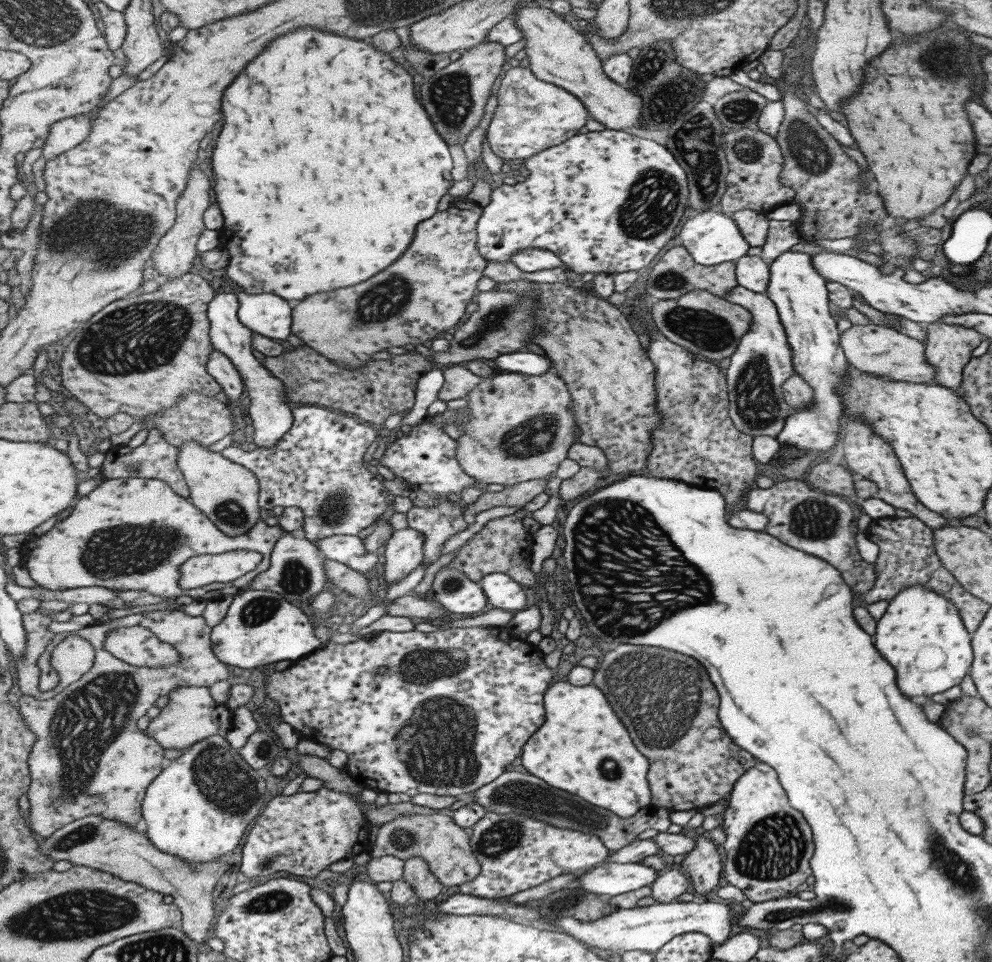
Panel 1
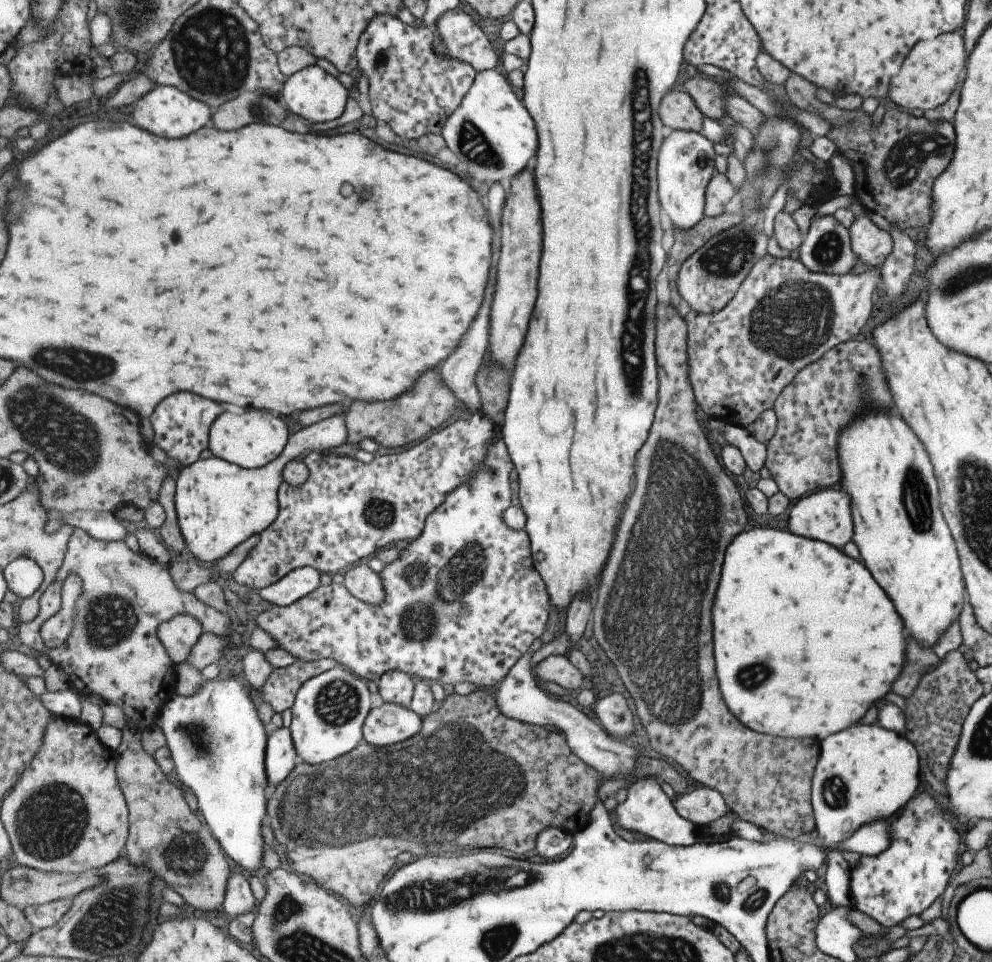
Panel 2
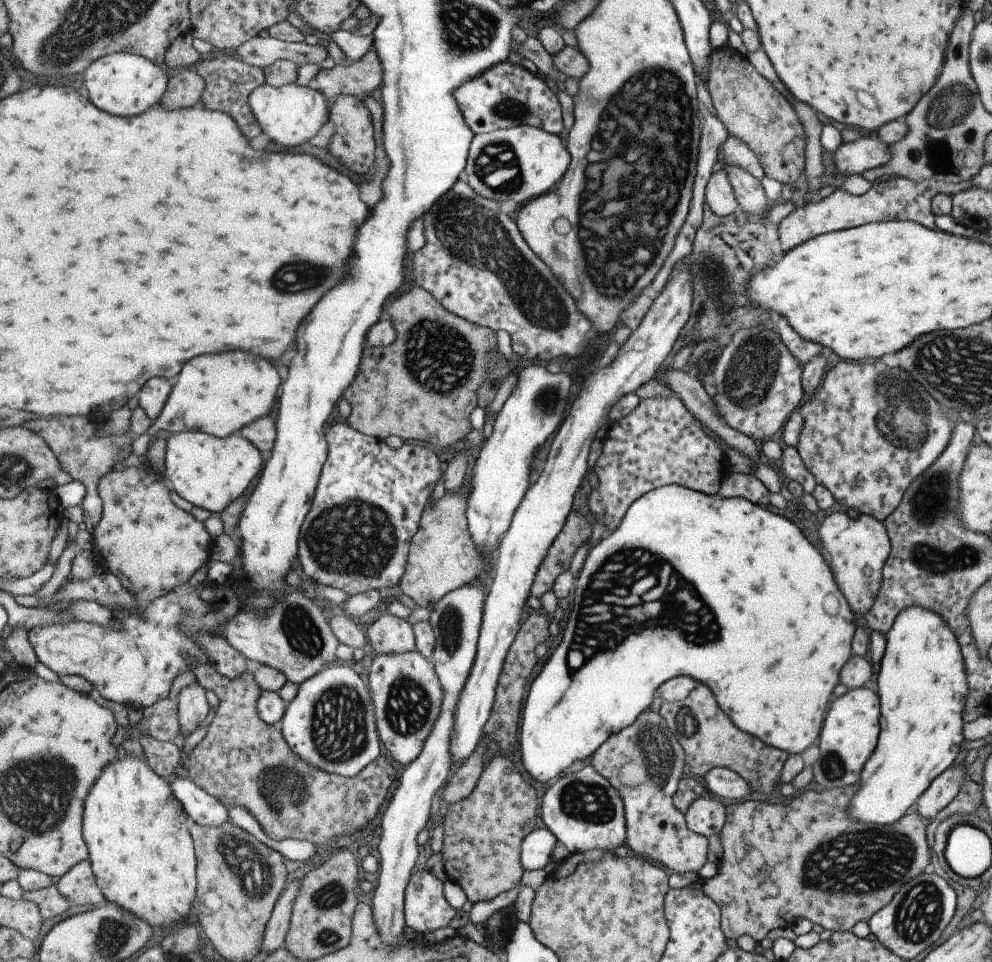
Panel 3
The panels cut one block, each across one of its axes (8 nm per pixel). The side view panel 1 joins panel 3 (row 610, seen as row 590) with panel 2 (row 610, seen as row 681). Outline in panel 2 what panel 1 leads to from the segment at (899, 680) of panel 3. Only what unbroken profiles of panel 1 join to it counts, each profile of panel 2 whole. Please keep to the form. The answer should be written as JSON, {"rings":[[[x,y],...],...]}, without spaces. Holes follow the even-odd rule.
{"rings":[[[871,412],[841,430],[841,436],[837,440],[837,456],[843,472],[843,490],[851,496],[851,540],[859,548],[863,566],[871,572],[873,580],[885,590],[885,594],[889,594],[891,602],[895,604],[895,610],[903,618],[905,626],[913,632],[917,644],[933,652],[941,634],[959,620],[959,614],[965,606],[965,586],[957,546],[951,538],[949,526],[941,516],[937,502],[937,486],[925,450],[903,420],[893,414]]]}

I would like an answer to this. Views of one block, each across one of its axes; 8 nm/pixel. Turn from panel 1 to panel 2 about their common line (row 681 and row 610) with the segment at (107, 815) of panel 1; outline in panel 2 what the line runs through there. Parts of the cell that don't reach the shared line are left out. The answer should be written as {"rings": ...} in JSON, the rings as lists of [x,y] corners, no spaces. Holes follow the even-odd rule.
{"rings":[[[77,528],[69,542],[67,558],[59,570],[57,582],[43,594],[41,614],[31,624],[19,626],[19,638],[39,654],[47,654],[51,662],[65,670],[71,690],[87,696],[101,696],[107,704],[121,708],[127,724],[137,728],[155,728],[161,716],[161,706],[175,698],[177,678],[173,662],[167,656],[167,646],[161,642],[159,628],[183,614],[195,616],[203,624],[203,634],[217,634],[229,650],[231,630],[237,628],[235,616],[205,604],[195,592],[183,592],[173,582],[167,564],[151,560],[143,552],[133,552],[125,542],[105,542]],[[77,572],[85,582],[85,594],[79,598],[79,616],[67,644],[49,648],[43,640],[43,624],[61,612],[63,586]]]}

